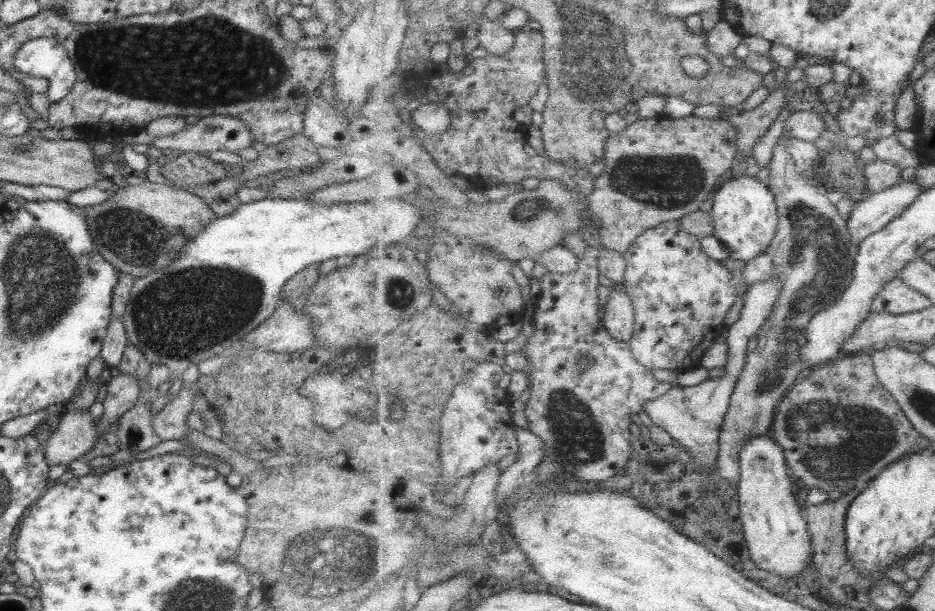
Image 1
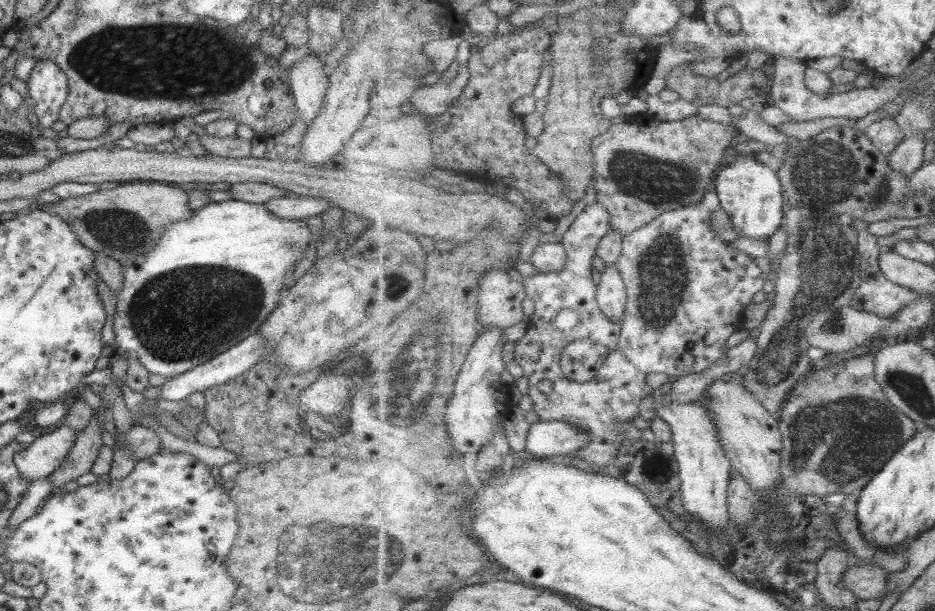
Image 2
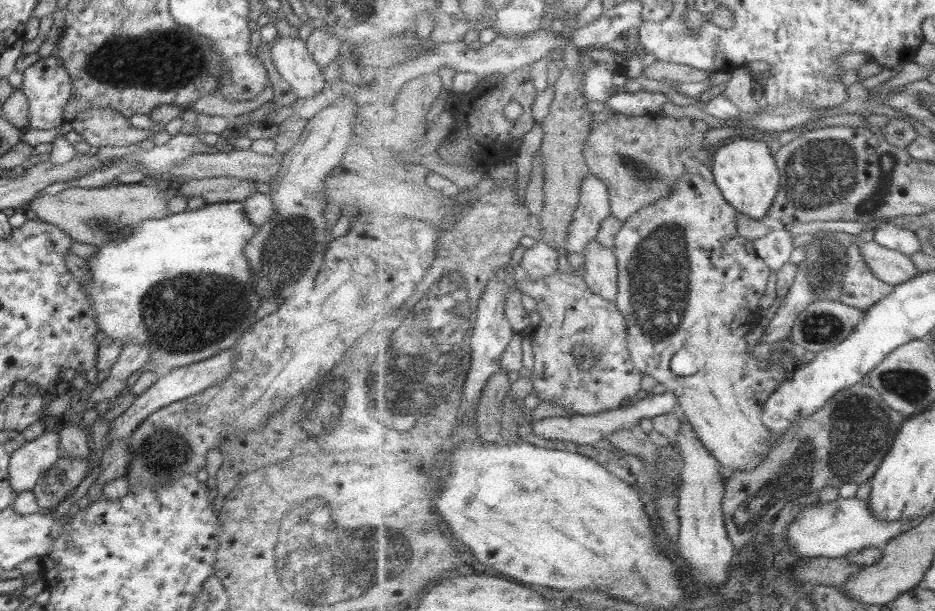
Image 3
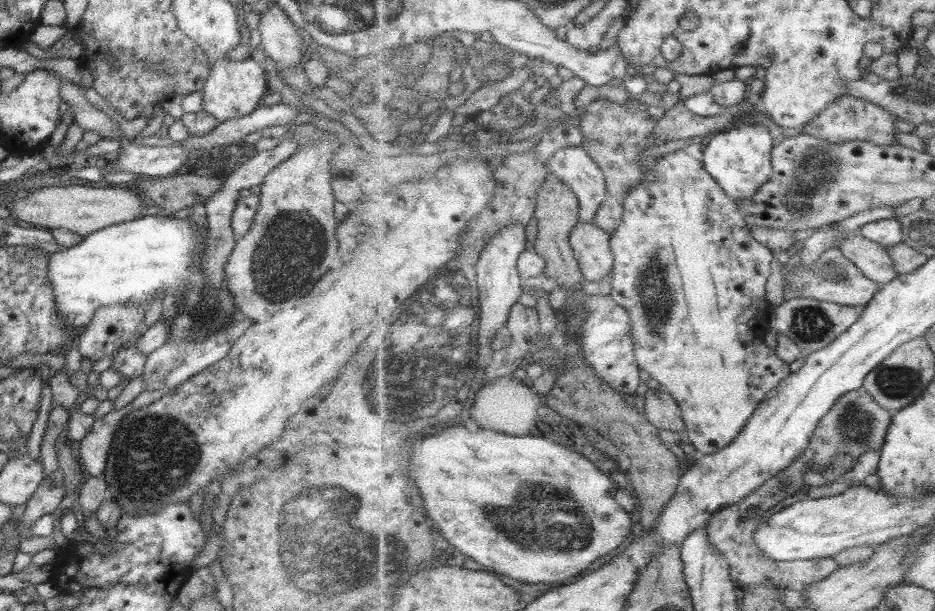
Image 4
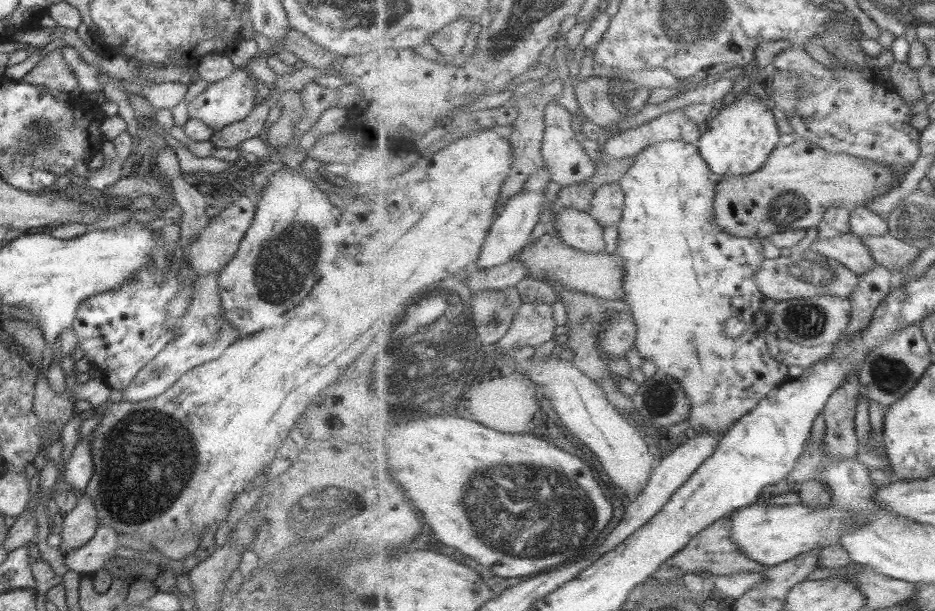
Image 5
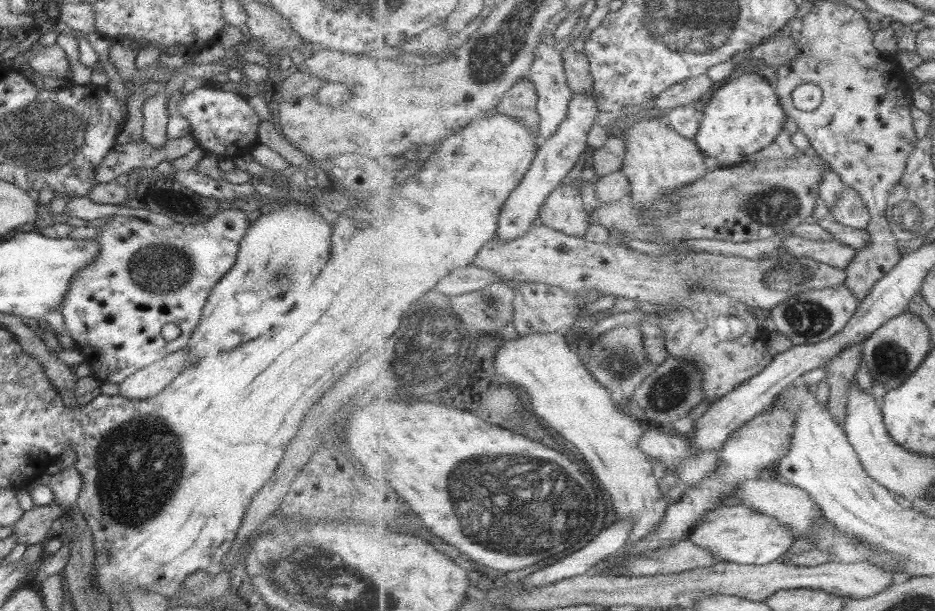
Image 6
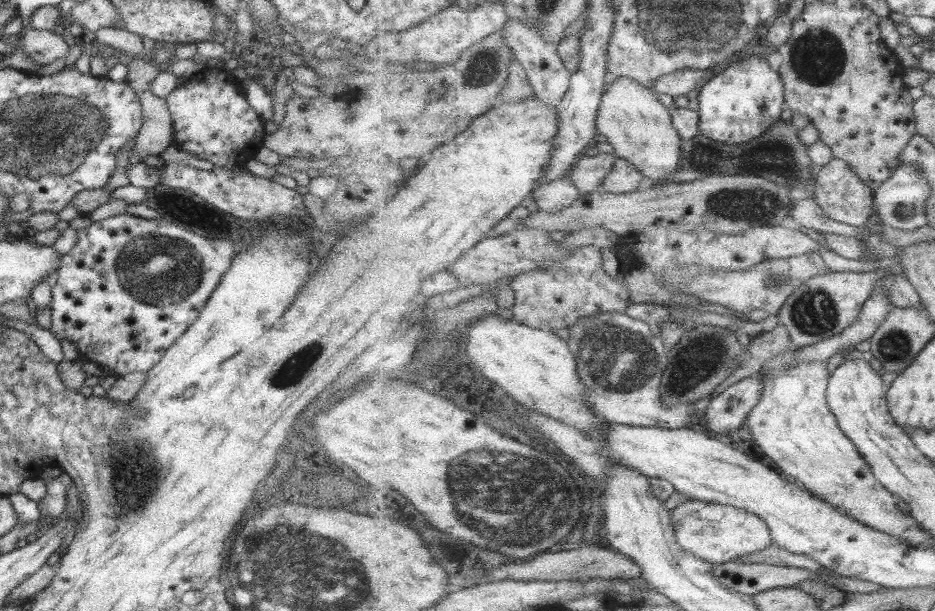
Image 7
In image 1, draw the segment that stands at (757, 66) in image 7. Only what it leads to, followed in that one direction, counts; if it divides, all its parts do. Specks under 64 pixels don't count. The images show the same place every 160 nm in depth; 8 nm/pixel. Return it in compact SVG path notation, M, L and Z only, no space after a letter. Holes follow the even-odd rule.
M744 174L741 178L730 177L721 184L714 194L710 214L715 225L714 235L730 250L730 257L745 262L769 251L780 219L777 196L771 192L769 183Z

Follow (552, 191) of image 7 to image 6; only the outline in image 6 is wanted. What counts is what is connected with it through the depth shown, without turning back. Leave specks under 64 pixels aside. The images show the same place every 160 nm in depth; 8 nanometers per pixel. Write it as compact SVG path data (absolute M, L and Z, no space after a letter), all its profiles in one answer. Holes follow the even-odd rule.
M573 184L557 187L543 204L540 220L565 234L583 236L589 228L590 216L583 208L580 189Z

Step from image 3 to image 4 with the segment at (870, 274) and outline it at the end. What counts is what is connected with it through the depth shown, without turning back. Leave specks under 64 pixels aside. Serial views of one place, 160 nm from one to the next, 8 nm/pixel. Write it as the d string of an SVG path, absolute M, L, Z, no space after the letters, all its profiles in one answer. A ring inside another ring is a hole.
M839 246L826 250L811 268L804 268L802 263L799 263L794 268L794 274L790 274L786 283L791 283L790 296L814 298L857 307L866 307L882 287L882 285L871 280L871 277L865 276L863 271L843 254Z

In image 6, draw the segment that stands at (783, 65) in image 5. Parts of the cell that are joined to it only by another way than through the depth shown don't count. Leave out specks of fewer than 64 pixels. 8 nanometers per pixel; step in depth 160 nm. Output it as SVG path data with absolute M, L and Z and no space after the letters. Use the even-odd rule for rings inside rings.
M778 33L761 45L755 46L749 56L777 69L797 57L797 45L791 40L791 36L779 37Z

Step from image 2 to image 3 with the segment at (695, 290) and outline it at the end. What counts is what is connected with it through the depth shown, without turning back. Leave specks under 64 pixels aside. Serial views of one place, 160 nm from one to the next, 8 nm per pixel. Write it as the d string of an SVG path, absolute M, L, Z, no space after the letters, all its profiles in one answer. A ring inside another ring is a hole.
M685 173L679 179L679 184L669 196L658 200L652 206L642 208L637 214L633 215L627 222L624 222L623 228L619 231L614 244L614 251L618 260L618 281L619 290L616 304L619 311L627 318L629 338L626 340L630 347L630 355L634 360L635 366L643 373L653 377L666 389L672 390L679 399L682 411L686 414L686 419L692 424L697 436L701 442L711 451L711 454L718 460L723 468L751 471L760 466L767 458L772 448L768 445L770 432L767 425L763 422L762 414L764 404L767 399L777 390L780 384L787 380L791 375L791 368L785 367L783 362L772 362L772 360L759 356L759 359L753 358L752 348L747 344L745 336L751 328L759 324L761 316L761 296L767 290L771 268L767 266L763 257L758 255L758 249L752 240L738 234L738 216L741 212L730 204L715 182L707 182L703 176L695 173ZM679 350L689 350L695 356L695 366L697 372L691 376L679 376L672 371L671 361L673 356Z

